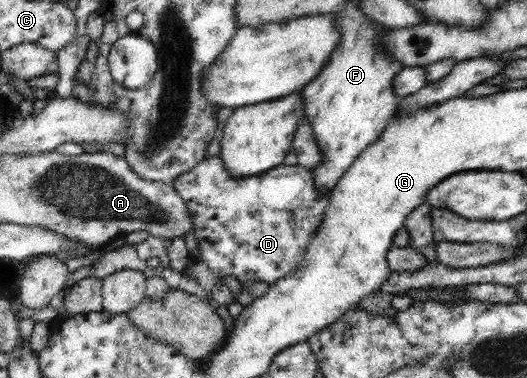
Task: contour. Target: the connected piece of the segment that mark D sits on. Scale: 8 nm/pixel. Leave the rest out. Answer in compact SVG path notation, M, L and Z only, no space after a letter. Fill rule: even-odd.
M217 155L201 160L189 172L173 181L171 186L177 190L192 215L193 233L199 241L201 253L195 260L205 261L213 275L223 283L227 276L233 274L241 284L259 281L271 284L293 272L303 261L314 232L323 222L331 196L331 191L319 195L312 171L298 164L283 163L261 175L239 179L229 177L223 161Z

